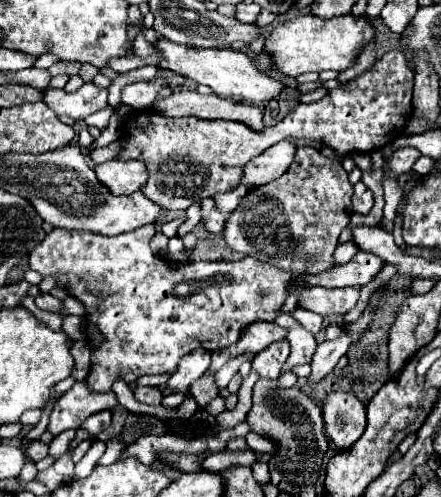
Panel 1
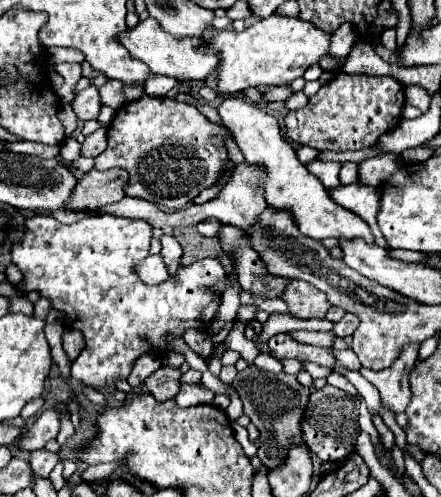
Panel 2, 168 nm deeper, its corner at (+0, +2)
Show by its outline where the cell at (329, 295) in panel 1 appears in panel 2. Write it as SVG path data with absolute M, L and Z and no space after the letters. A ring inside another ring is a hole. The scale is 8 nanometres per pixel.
M289 280L287 288L281 294L281 300L285 300L289 316L299 320L323 318L331 308L327 296L303 280Z

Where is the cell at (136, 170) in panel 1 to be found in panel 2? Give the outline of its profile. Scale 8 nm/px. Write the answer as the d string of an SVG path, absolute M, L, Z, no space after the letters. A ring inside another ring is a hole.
M113 168L113 170L89 170L79 178L75 184L75 192L67 202L67 210L99 210L107 204L119 202L125 192L123 186L127 184L127 172Z

